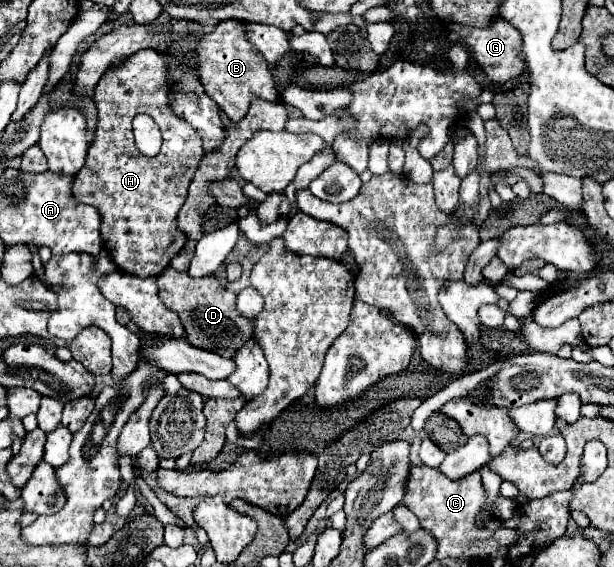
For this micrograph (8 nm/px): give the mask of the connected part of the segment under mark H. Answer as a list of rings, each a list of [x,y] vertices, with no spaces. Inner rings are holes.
[[[145,49],[135,57],[127,59],[123,65],[107,71],[99,85],[95,87],[95,105],[99,111],[99,123],[95,141],[89,147],[85,165],[75,175],[73,195],[79,203],[91,205],[101,215],[101,239],[103,247],[119,267],[119,271],[135,275],[135,277],[157,277],[171,259],[185,247],[187,235],[177,227],[177,215],[187,199],[187,189],[193,179],[193,173],[199,167],[199,159],[203,159],[203,139],[199,139],[197,131],[183,119],[175,115],[169,107],[169,95],[175,77],[165,69],[165,61],[159,53]],[[137,113],[149,113],[161,129],[163,145],[155,157],[145,157],[133,141],[132,121]]]

